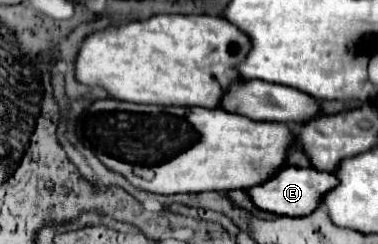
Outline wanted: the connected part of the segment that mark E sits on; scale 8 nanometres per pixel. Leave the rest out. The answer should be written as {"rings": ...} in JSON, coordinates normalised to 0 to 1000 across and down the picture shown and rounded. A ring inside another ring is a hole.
{"rings":[[[746,684],[735,709],[725,709],[709,742],[661,766],[656,807],[667,816],[667,832],[693,857],[693,865],[714,865],[730,881],[767,881],[767,889],[804,889],[820,865],[831,865],[847,832],[847,807],[862,791],[862,775],[873,783],[884,758],[894,750],[894,734],[878,709],[857,709],[857,701],[836,701],[825,684],[815,693],[794,693],[794,684]]]}

